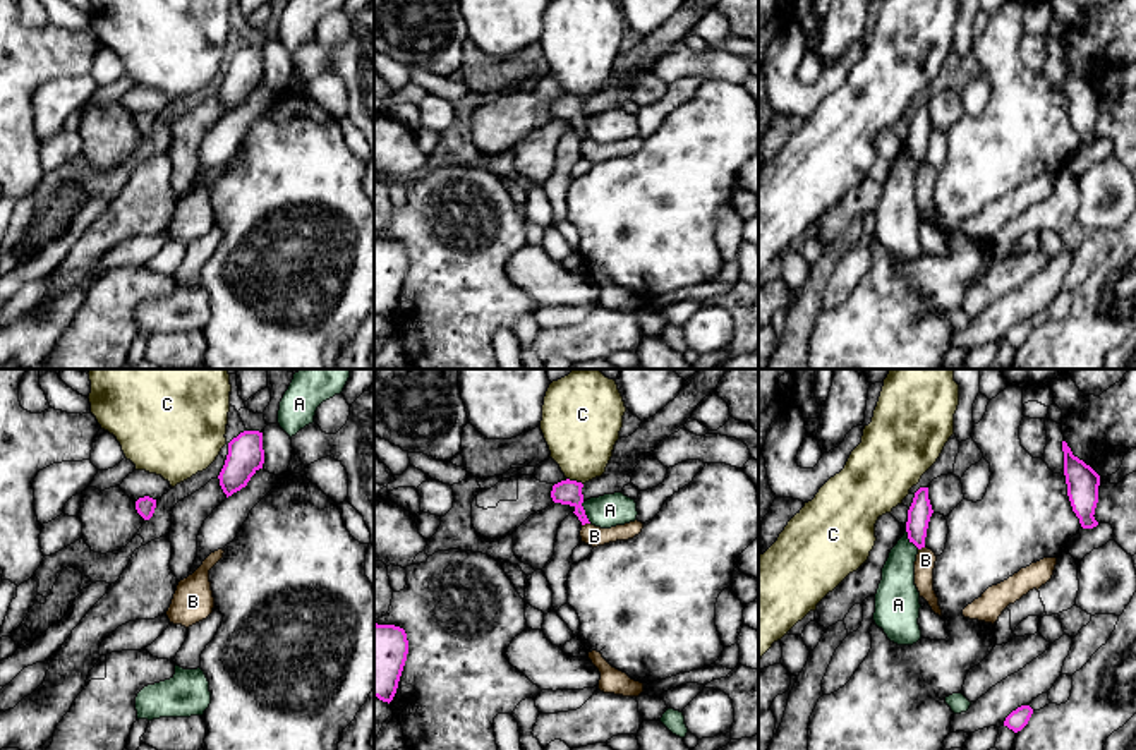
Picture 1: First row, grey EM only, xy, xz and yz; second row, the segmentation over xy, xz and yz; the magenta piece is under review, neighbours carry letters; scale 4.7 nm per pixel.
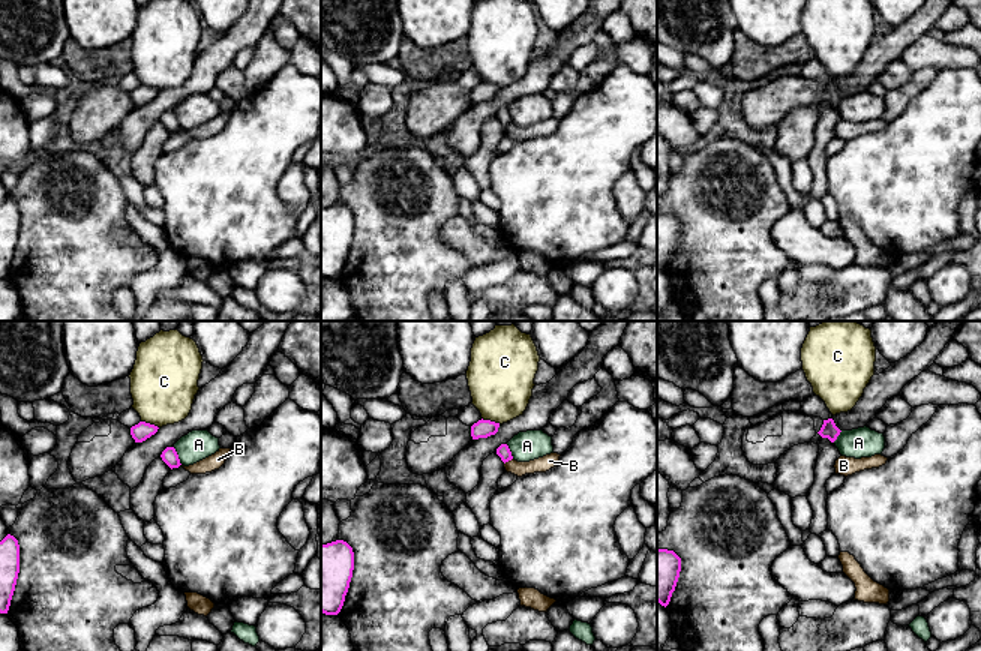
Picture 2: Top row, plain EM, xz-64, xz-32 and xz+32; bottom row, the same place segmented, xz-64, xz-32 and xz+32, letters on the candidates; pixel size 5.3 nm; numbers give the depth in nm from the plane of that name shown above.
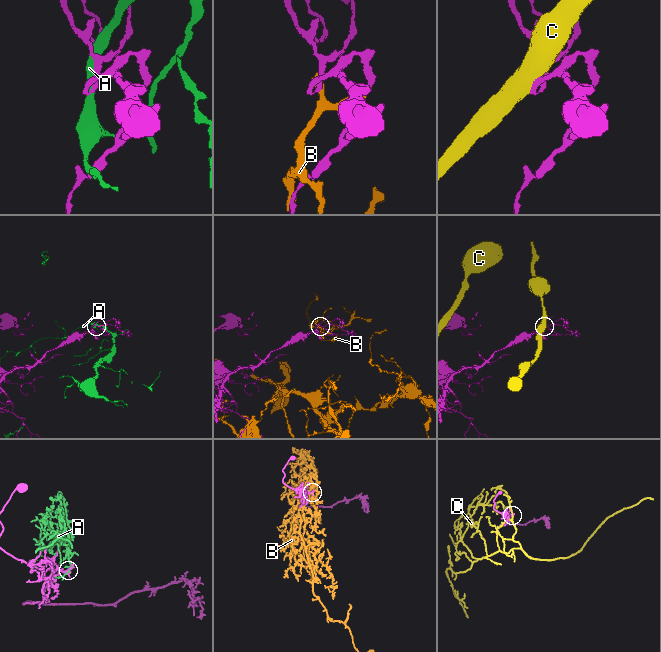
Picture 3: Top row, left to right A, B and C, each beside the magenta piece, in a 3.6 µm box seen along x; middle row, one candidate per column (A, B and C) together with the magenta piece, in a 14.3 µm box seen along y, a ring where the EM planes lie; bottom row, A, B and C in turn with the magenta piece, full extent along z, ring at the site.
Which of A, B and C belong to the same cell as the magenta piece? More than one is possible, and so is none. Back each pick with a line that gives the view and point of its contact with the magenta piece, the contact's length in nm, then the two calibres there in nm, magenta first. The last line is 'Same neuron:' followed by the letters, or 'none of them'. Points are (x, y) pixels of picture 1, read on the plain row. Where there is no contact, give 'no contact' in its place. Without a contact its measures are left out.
Same neuron: none of them

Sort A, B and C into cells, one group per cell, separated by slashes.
A / B / C

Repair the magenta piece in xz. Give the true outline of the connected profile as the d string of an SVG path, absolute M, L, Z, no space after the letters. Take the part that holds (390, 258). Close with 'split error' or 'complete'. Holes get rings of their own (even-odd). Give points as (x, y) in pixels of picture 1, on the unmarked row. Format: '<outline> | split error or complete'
M374 239L374 312L391 318L407 276L408 256L403 244Z | complete

